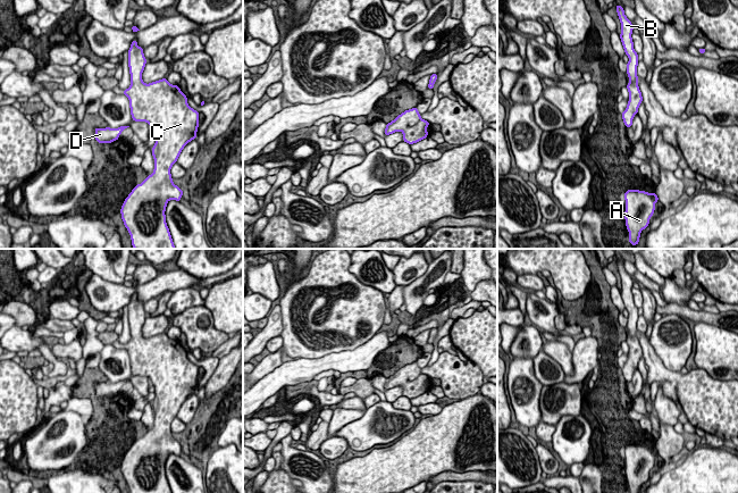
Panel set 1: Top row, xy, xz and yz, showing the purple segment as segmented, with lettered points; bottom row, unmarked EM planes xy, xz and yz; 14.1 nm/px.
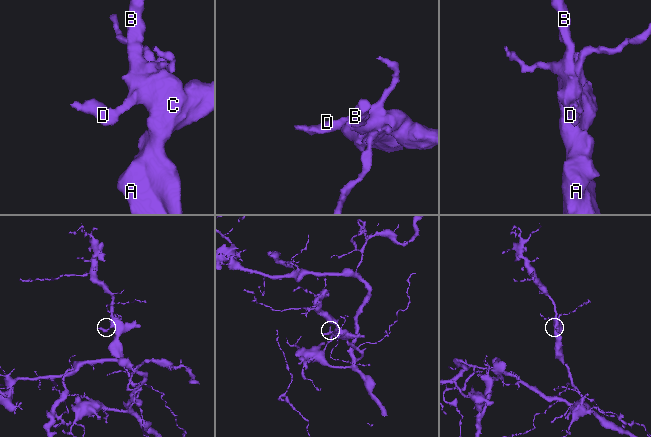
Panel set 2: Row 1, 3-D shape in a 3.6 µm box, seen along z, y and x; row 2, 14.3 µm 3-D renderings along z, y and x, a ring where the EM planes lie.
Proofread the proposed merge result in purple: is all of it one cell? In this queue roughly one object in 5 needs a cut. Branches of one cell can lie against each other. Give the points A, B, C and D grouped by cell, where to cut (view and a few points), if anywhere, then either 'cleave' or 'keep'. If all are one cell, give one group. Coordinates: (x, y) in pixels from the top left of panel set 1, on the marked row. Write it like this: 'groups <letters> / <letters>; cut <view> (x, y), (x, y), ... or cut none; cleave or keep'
groups A B C D; cut none; keep

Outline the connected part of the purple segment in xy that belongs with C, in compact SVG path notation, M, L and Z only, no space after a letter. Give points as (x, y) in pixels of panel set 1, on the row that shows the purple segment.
M133 40L128 50L132 82L123 94L129 100L132 119L148 123L154 132L156 143L152 147L154 169L141 184L135 185L125 199L120 214L134 249L176 249L166 223L165 211L168 201L181 201L184 191L174 184L170 169L184 147L196 139L199 111L188 106L187 98L179 86L170 84L166 77L149 84L143 82L142 73L146 64L143 51L144 49L137 45L136 40Z

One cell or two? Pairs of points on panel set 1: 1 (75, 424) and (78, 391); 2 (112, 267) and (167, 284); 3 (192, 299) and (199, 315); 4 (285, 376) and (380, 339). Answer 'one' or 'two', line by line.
1: two
2: two
3: two
4: one

